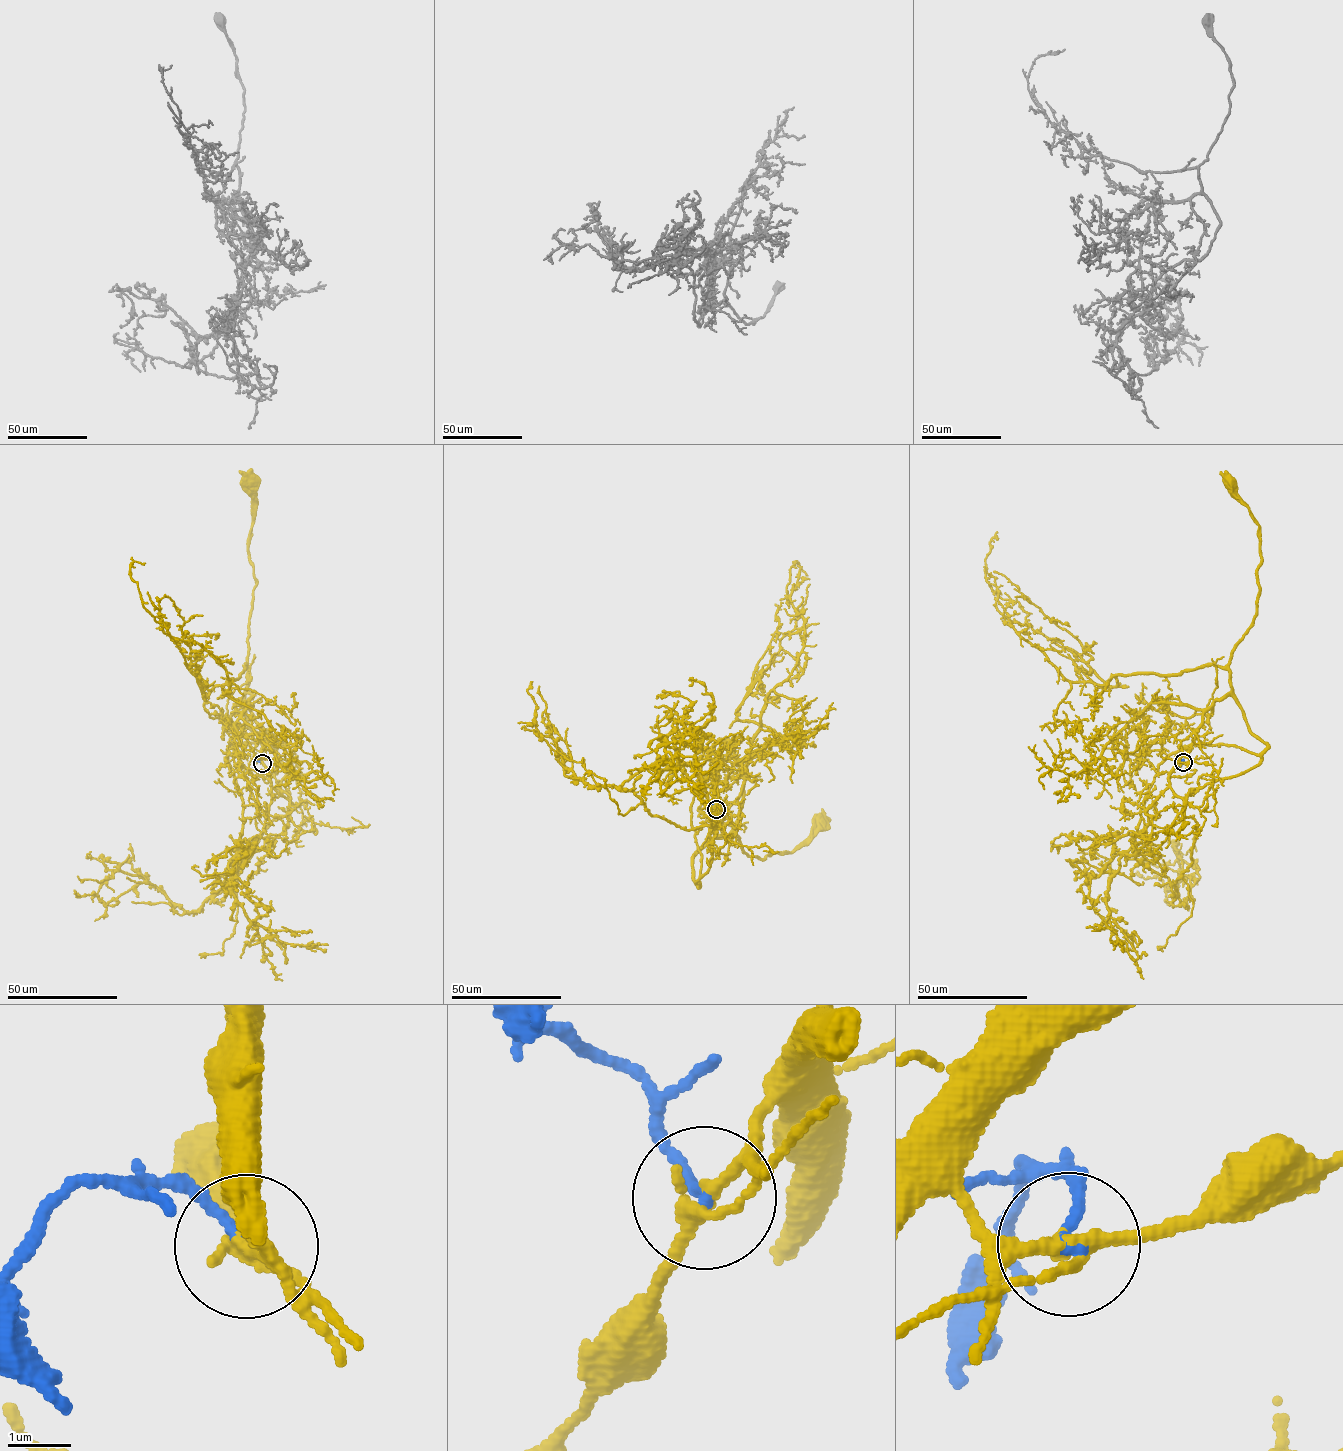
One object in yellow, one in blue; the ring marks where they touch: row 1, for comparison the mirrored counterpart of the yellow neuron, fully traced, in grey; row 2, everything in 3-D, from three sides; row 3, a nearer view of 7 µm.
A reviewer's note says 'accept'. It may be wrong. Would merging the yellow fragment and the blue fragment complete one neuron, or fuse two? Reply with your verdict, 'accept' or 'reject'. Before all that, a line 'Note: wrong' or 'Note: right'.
Note: right
accept

